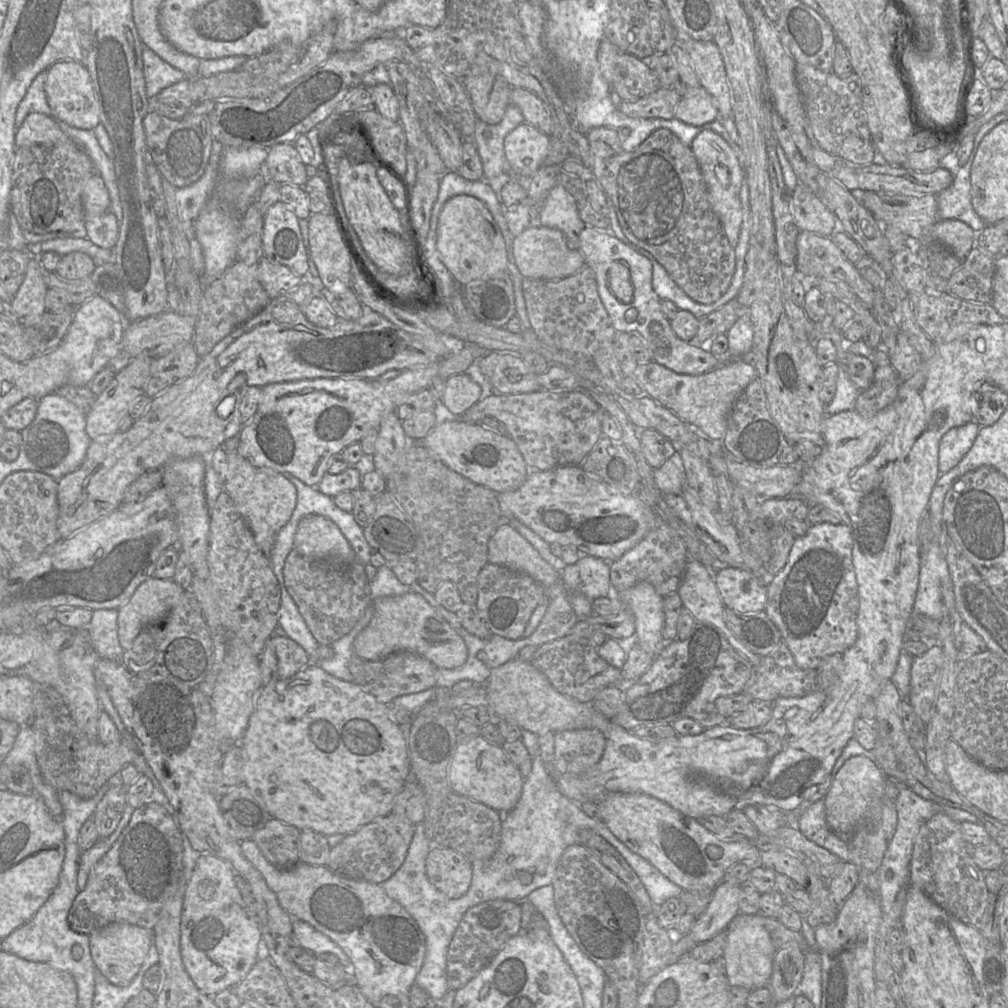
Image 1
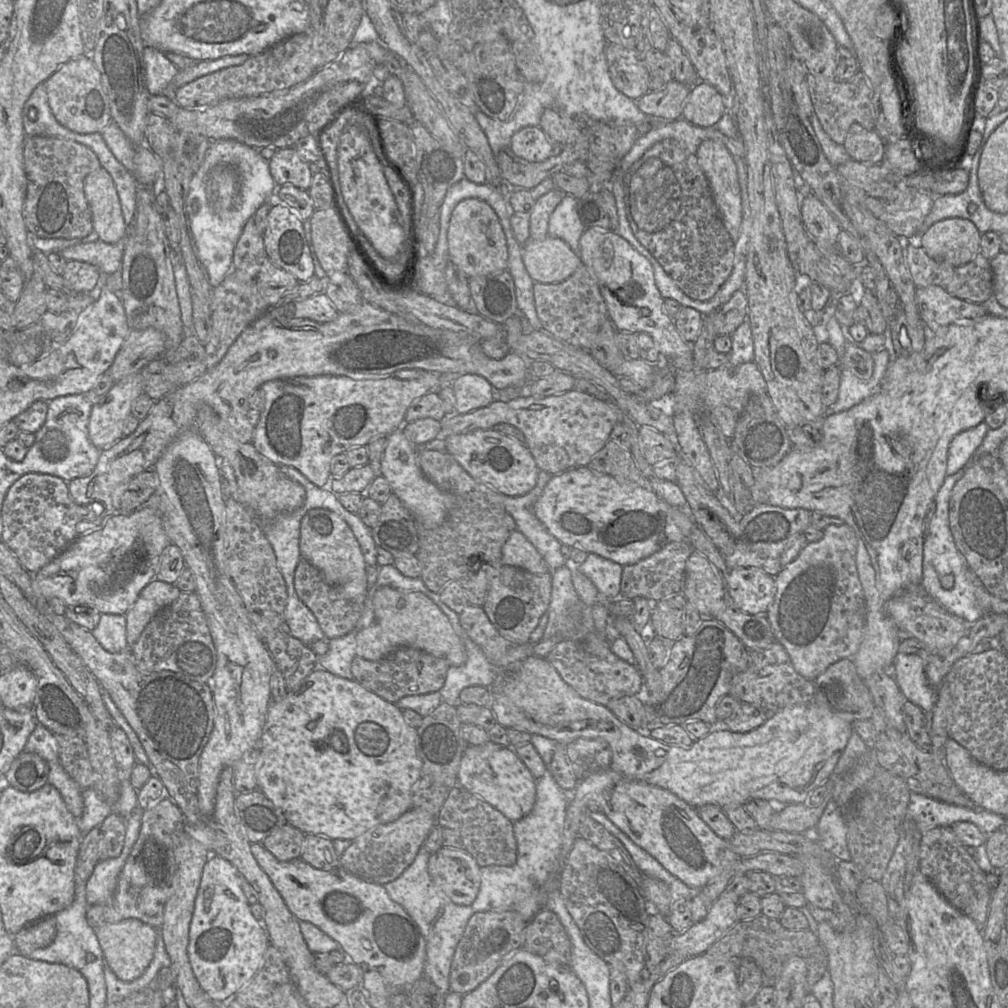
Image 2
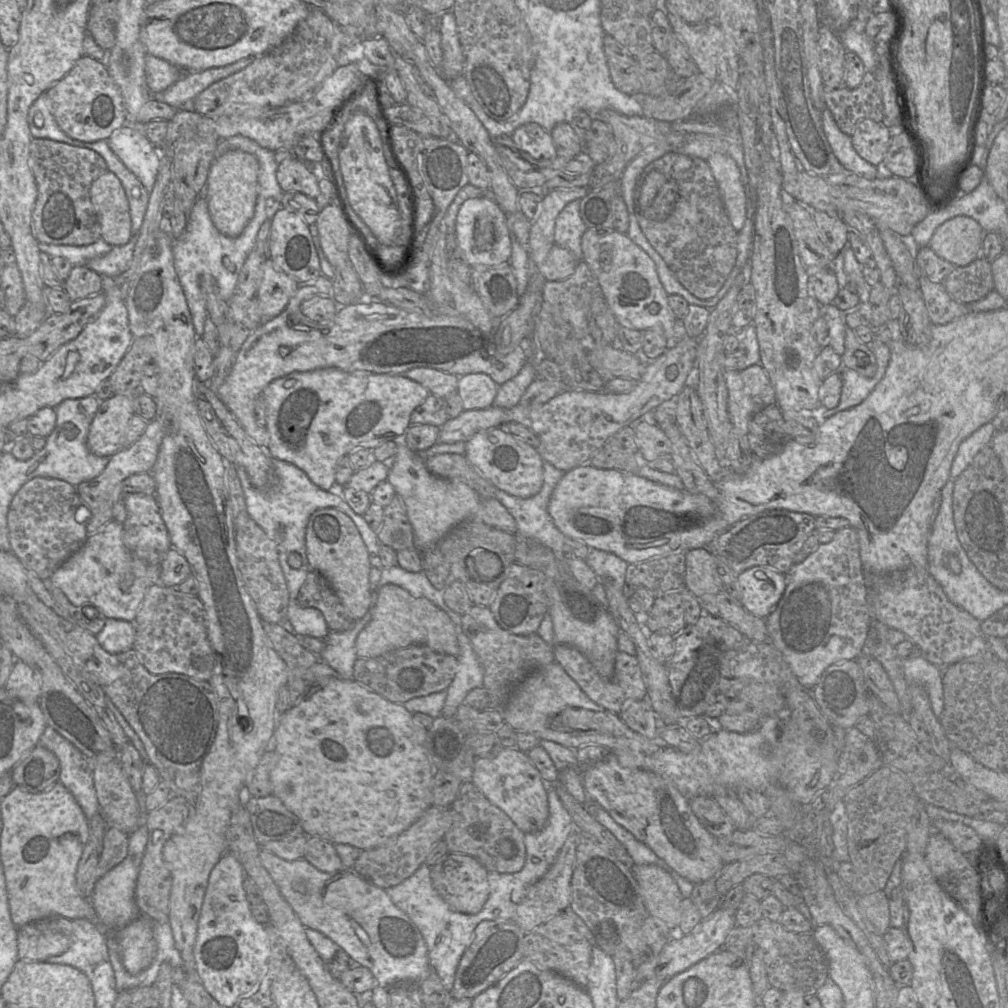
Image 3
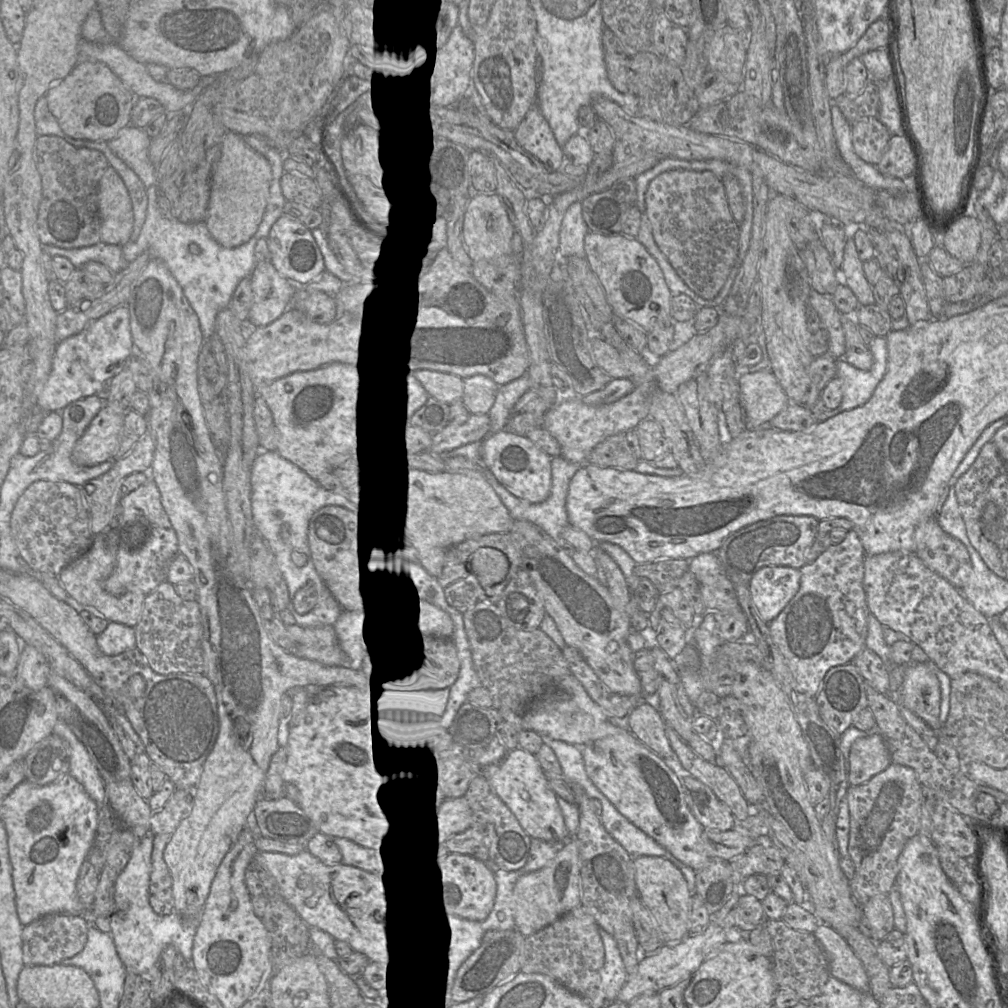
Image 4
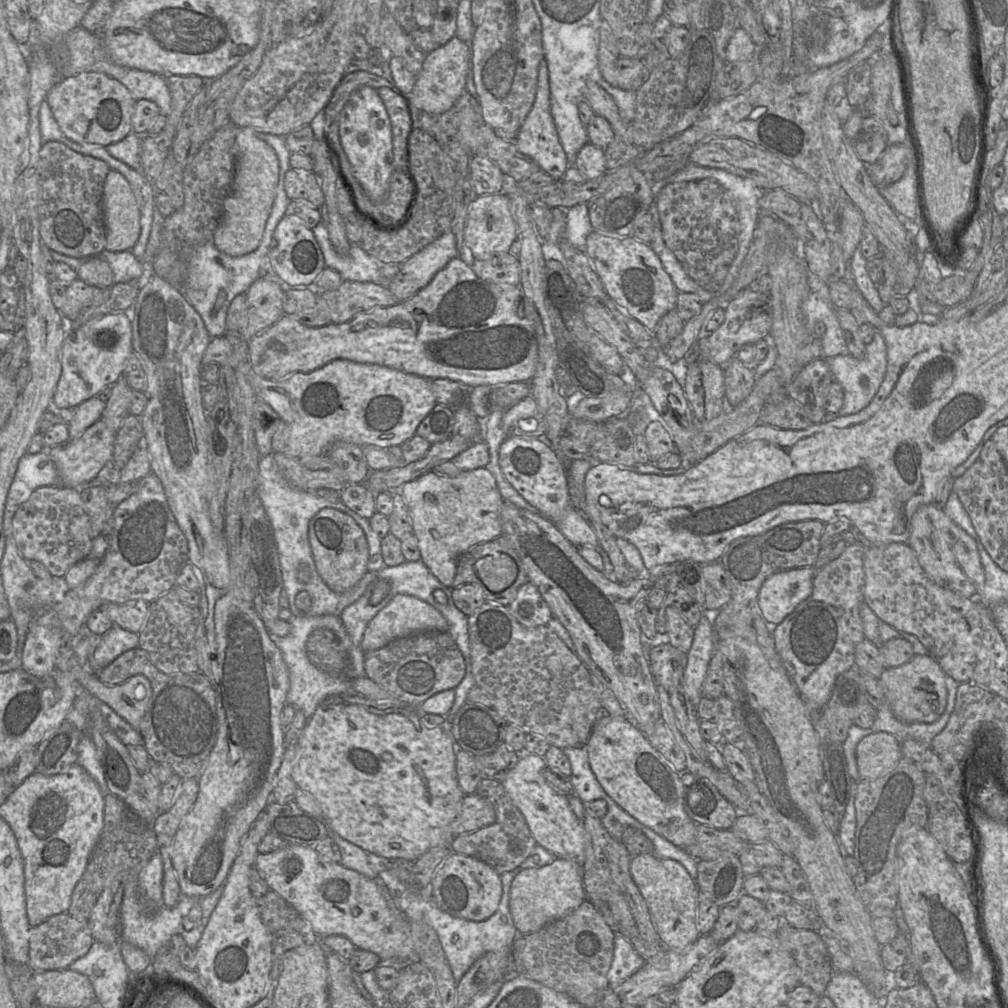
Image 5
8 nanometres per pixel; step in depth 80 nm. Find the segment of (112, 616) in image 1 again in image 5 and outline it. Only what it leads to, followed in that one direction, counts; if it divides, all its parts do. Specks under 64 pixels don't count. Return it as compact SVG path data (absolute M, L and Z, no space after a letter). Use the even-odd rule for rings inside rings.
M113 625L101 637L101 641L88 662L91 671L96 673L113 662L126 651L139 648L137 633L127 631L118 625Z

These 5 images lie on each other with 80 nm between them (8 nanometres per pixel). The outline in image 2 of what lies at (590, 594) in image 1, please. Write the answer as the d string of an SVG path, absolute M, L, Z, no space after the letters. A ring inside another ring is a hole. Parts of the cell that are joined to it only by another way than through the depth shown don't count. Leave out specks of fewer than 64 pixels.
M589 553L578 565L578 570L588 577L599 592L600 599L620 596L623 566L595 553Z

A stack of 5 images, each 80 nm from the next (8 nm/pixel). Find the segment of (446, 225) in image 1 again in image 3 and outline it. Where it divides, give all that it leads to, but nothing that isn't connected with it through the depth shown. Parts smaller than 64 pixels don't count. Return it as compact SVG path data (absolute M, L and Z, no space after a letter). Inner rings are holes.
M491 196L468 199L457 213L455 230L458 247L471 267L497 267L509 264L511 233L507 215Z

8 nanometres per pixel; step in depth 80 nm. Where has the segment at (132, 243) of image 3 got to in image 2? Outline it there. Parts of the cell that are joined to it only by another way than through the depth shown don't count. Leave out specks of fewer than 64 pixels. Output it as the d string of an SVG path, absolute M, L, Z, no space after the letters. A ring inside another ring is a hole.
M126 237L114 244L106 244L101 240L78 243L67 247L59 255L67 261L87 262L96 266L105 275L120 270Z

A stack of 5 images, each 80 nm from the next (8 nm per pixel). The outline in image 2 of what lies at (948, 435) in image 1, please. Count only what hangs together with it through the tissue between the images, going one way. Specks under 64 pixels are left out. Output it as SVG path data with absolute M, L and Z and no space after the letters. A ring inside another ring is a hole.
M985 422L958 433L948 449L947 475L952 475L965 468L991 429Z

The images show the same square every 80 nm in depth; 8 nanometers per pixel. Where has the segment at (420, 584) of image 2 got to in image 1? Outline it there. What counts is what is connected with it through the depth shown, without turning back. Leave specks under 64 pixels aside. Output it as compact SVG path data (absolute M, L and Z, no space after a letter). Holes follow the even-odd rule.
M384 565L377 570L375 579L370 582L370 599L375 601L385 596L400 596L407 593L418 593L434 608L438 606L434 595L423 589L417 582L411 585L402 584L392 569Z

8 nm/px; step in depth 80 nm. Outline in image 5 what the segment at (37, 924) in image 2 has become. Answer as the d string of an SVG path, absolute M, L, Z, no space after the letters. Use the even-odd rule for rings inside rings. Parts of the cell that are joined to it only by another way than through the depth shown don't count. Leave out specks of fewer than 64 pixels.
M60 913L49 917L41 924L29 928L29 953L27 966L34 972L68 969L69 966L88 953L94 938L87 922L79 921L69 913Z

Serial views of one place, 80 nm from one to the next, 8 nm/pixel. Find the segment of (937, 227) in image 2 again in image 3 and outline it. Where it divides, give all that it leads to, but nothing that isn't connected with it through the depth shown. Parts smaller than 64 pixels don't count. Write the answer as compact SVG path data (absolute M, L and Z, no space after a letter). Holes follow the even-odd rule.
M957 216L936 229L928 247L955 267L964 267L982 256L981 246L985 234L973 218Z

